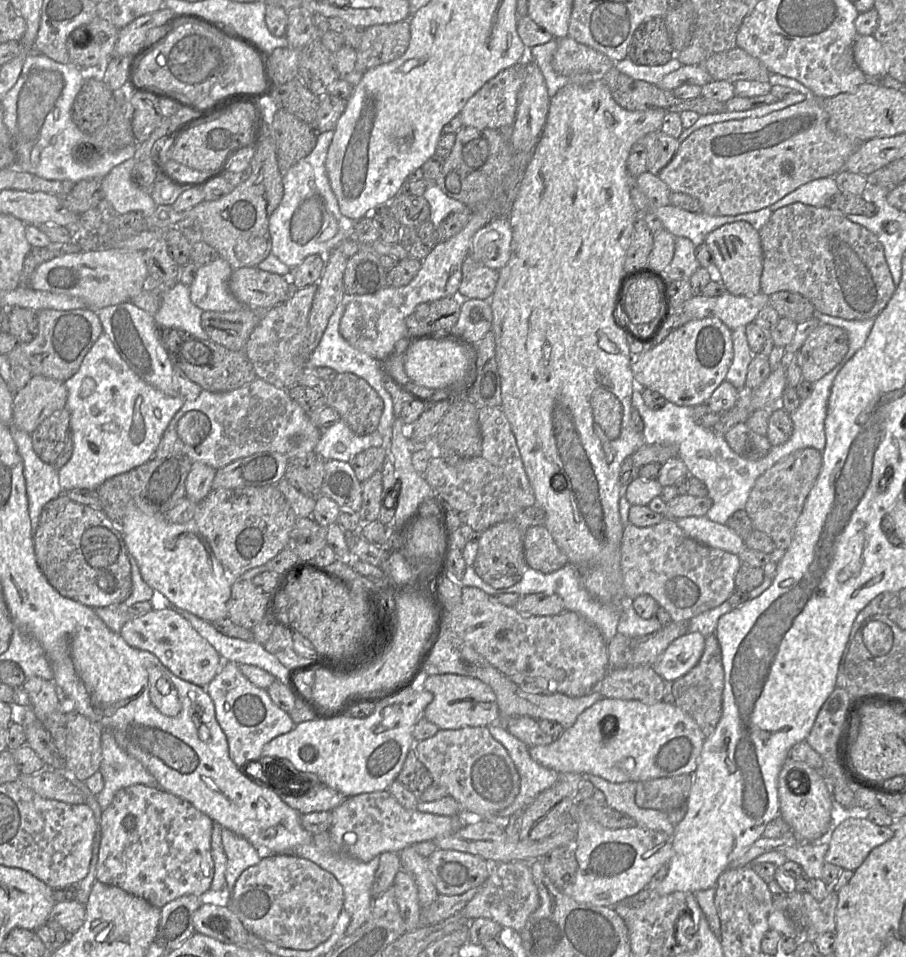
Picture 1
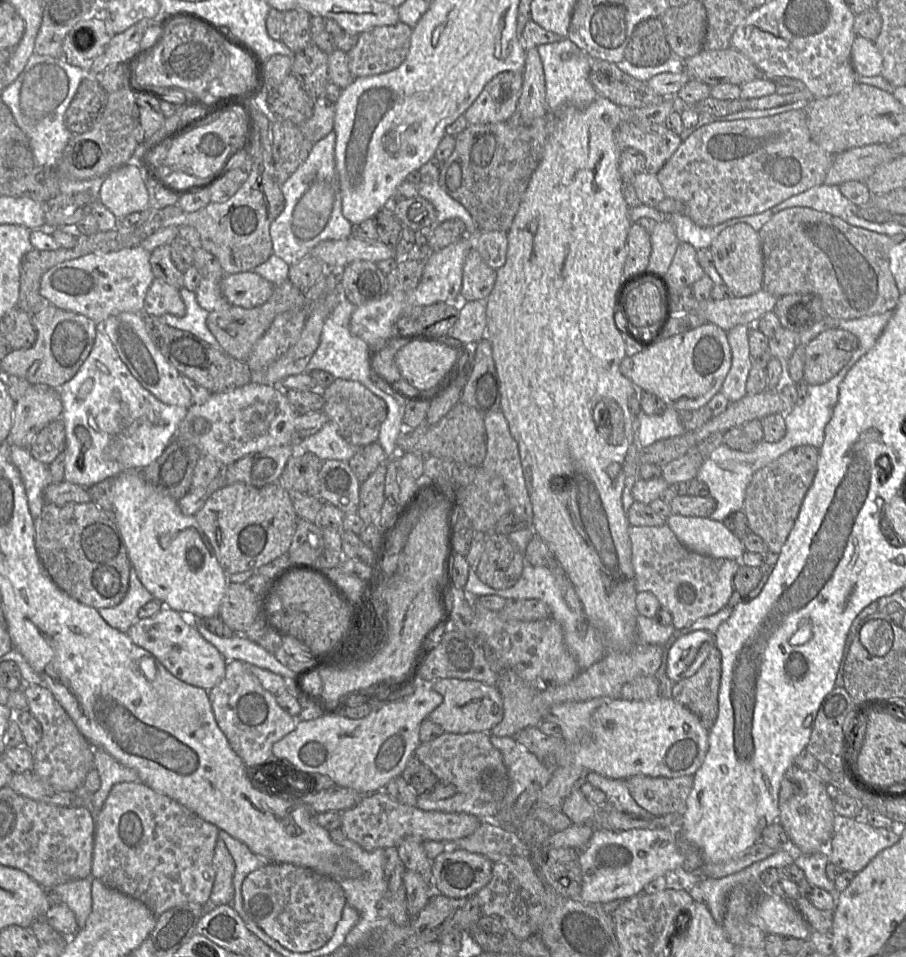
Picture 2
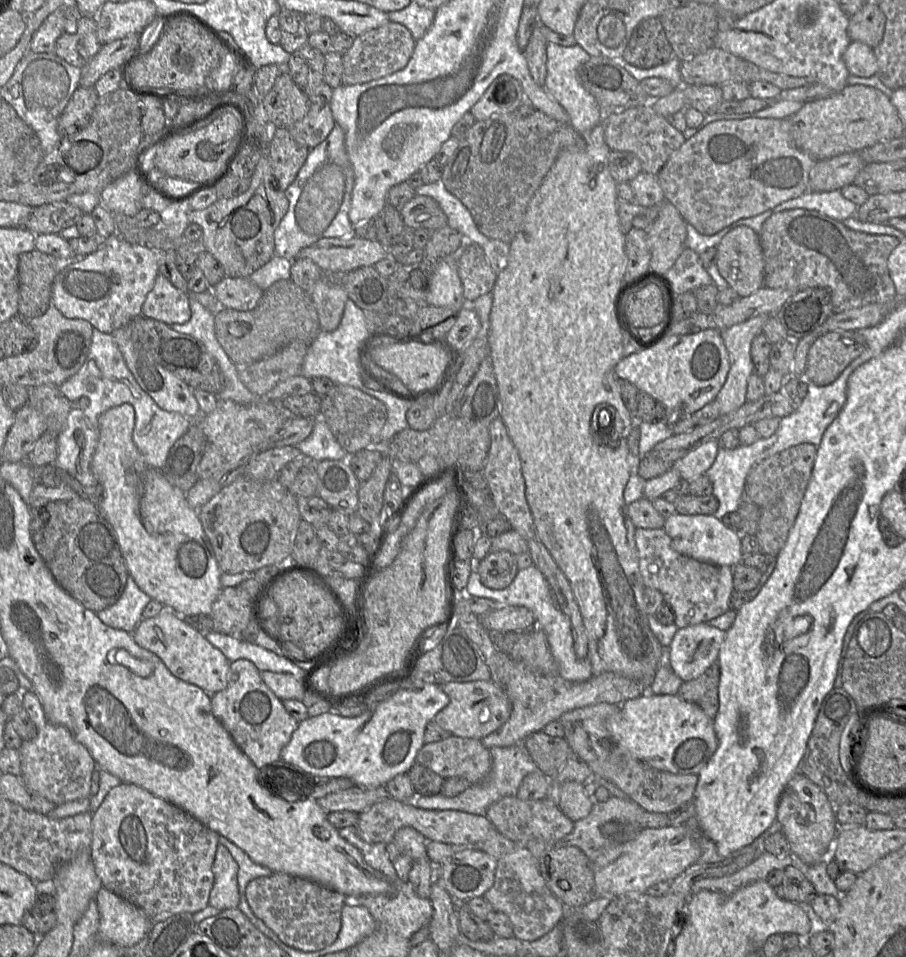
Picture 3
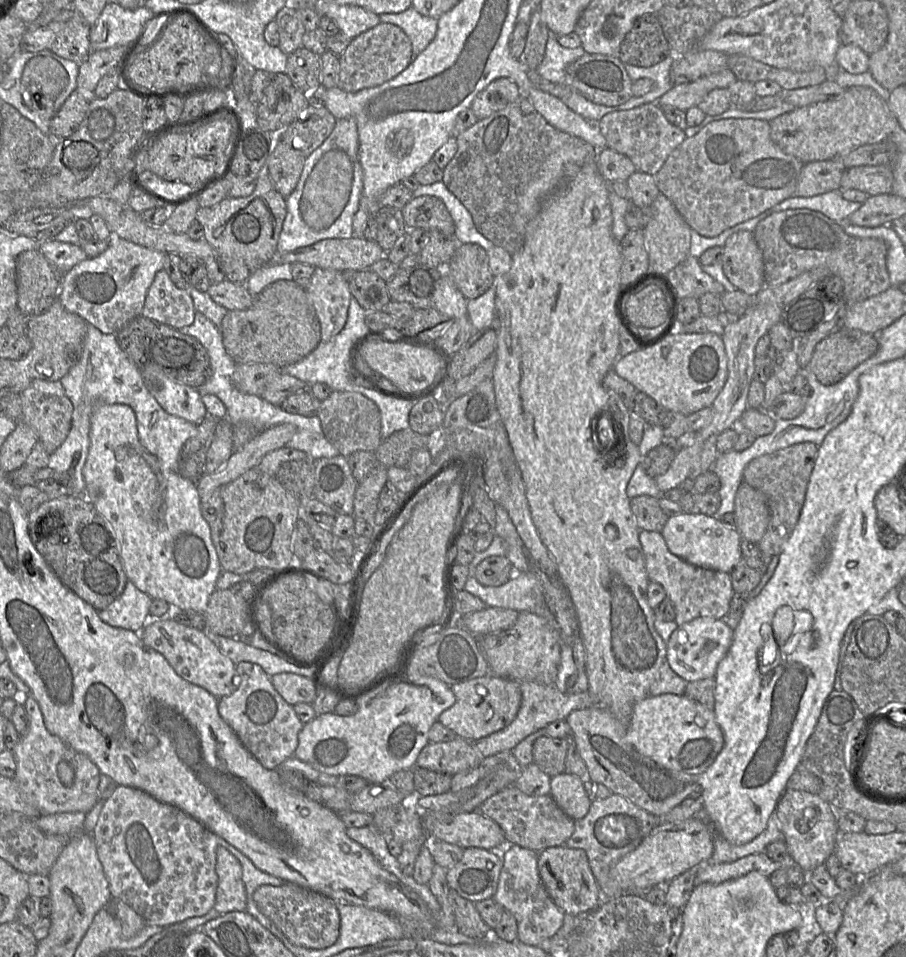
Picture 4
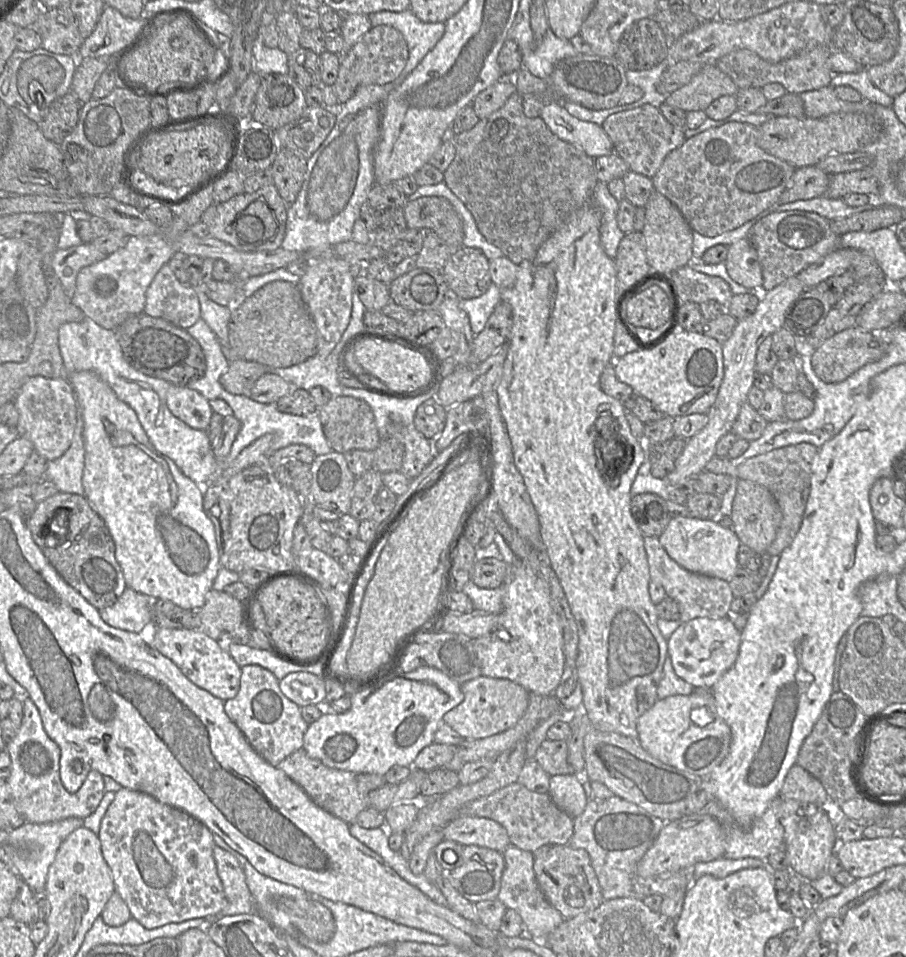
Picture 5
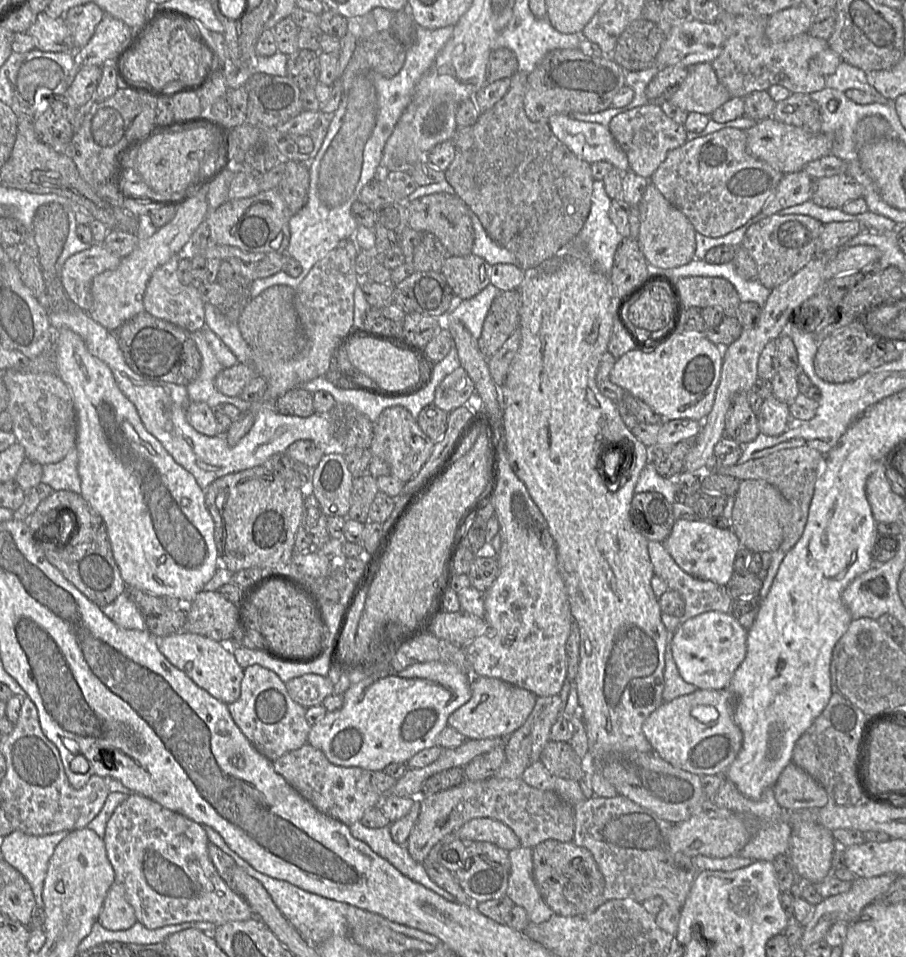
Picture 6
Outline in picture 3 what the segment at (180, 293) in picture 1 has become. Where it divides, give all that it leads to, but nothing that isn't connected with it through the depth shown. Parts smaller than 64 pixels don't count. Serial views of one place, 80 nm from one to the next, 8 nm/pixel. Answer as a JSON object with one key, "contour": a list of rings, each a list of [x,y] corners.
{"contour":[[[188,294],[189,303],[191,308],[191,318],[187,323],[184,324],[174,324],[171,327],[180,333],[191,335],[197,340],[201,341],[203,345],[206,347],[207,351],[215,358],[217,361],[220,370],[222,372],[224,382],[233,382],[233,371],[238,371],[239,367],[232,362],[227,353],[224,351],[220,343],[218,342],[215,334],[215,321],[214,316],[208,309],[206,309],[199,301],[197,301],[194,297],[191,297]]]}

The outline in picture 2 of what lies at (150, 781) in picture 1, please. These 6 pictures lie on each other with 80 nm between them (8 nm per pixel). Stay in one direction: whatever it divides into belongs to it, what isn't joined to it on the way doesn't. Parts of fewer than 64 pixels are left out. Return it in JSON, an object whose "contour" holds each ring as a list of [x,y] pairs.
{"contour":[[[100,748],[94,751],[94,768],[100,777],[100,788],[92,795],[91,799],[91,803],[96,810],[101,810],[114,785],[139,781],[138,774],[134,769],[120,764]]]}

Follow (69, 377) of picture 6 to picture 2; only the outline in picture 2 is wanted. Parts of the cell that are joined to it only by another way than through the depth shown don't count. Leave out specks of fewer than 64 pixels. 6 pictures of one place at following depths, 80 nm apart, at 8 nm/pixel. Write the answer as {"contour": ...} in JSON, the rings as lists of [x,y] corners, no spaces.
{"contour":[[[127,470],[117,476],[115,476],[112,482],[112,503],[113,503],[113,520],[120,534],[124,540],[126,551],[131,563],[134,568],[137,577],[143,584],[143,586],[153,595],[154,599],[164,604],[165,607],[169,607],[173,610],[180,612],[186,616],[193,616],[197,618],[210,617],[218,615],[220,603],[224,597],[226,587],[229,583],[228,575],[219,564],[214,550],[208,541],[205,533],[198,524],[194,516],[184,515],[178,505],[178,500],[173,499],[170,496],[164,495],[156,491],[151,485],[149,485],[140,473],[140,470]]]}

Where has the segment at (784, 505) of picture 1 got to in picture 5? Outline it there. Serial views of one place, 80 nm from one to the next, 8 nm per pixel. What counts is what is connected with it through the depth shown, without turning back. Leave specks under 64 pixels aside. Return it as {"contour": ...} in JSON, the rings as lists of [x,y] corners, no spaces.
{"contour":[[[799,443],[754,456],[739,466],[732,465],[731,460],[726,457],[717,456],[714,456],[705,466],[708,472],[726,474],[759,484],[774,496],[781,509],[782,520],[774,541],[766,550],[770,556],[780,556],[782,551],[792,543],[800,529],[811,489],[812,465],[817,452],[816,446],[810,443]]]}

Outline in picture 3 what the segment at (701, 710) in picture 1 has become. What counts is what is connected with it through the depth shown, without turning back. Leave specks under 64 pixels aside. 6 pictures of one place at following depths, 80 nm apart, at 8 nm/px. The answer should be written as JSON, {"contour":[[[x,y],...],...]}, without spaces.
{"contour":[[[716,661],[699,677],[683,681],[677,695],[698,705],[709,718],[714,719],[719,707],[718,685],[719,665]]]}

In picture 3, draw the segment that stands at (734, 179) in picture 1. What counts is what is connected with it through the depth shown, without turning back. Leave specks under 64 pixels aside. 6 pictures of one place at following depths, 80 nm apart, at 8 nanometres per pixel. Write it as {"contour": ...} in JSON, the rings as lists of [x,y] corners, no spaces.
{"contour":[[[745,118],[736,120],[719,120],[705,125],[693,136],[686,139],[680,148],[670,155],[667,162],[658,172],[657,178],[660,187],[662,188],[664,199],[673,204],[683,220],[686,223],[691,224],[700,234],[710,236],[720,232],[725,227],[740,219],[757,216],[785,201],[797,198],[806,193],[808,191],[809,173],[815,163],[815,159],[801,151],[794,144],[789,133],[788,119]]]}

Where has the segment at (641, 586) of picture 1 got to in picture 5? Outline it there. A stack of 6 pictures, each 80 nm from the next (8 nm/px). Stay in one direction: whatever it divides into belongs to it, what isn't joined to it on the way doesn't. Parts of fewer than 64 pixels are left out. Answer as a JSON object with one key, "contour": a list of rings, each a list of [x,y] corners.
{"contour":[[[645,536],[644,548],[649,565],[650,580],[659,582],[665,589],[666,596],[677,602],[680,609],[679,620],[682,623],[697,617],[729,616],[730,605],[734,598],[729,582],[686,570],[668,555],[658,537]]]}

